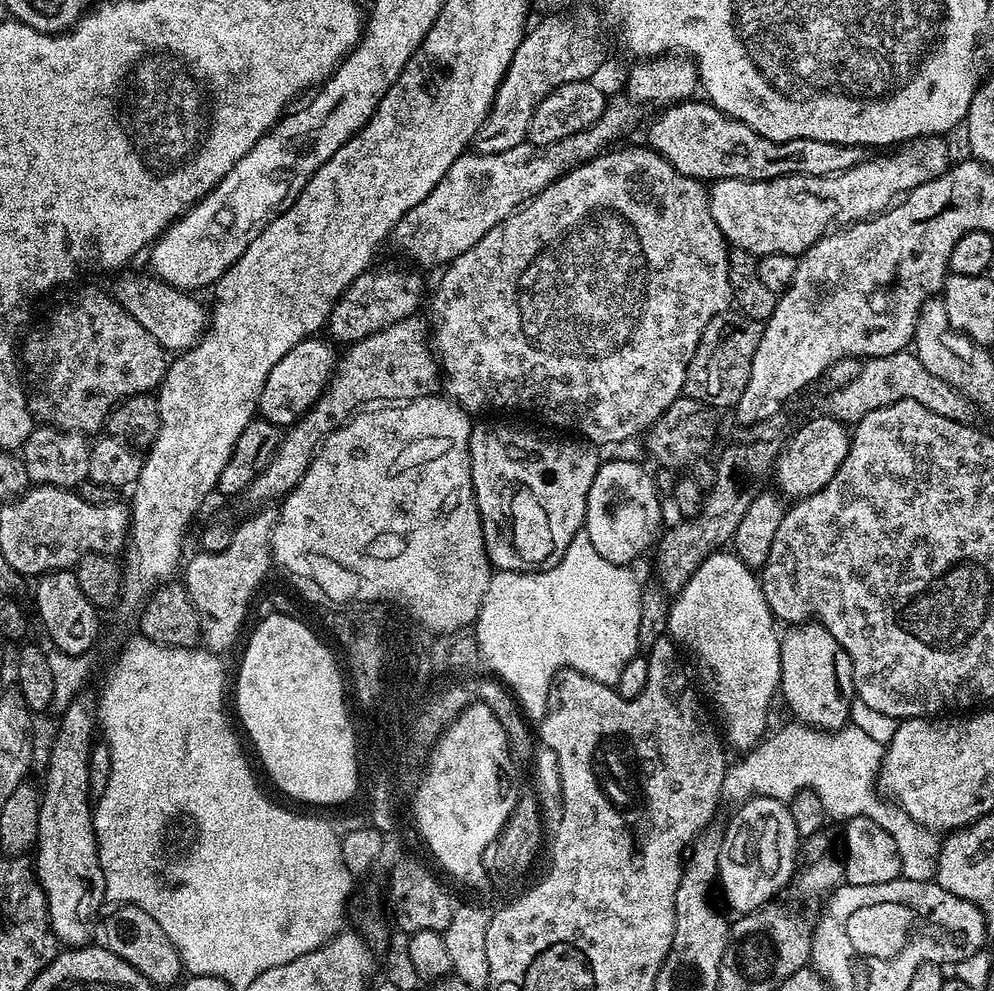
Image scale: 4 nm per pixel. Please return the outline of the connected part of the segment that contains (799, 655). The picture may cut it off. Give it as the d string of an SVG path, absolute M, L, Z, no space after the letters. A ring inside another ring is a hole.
M805 622L789 627L788 633L780 636L780 686L779 695L784 695L784 704L793 712L799 723L825 732L835 732L849 723L849 703L853 699L852 660L838 646L838 642L818 622Z

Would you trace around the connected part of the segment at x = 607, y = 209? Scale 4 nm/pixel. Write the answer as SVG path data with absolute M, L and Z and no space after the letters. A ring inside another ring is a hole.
M641 146L641 148L620 148L617 152L613 150L605 151L603 154L594 157L593 160L580 164L574 171L561 176L559 180L554 181L550 186L546 186L537 196L532 197L527 204L515 209L511 214L505 215L502 222L498 222L494 227L488 229L479 238L473 239L465 252L458 258L454 258L451 264L443 269L444 277L440 280L440 285L436 288L436 293L432 296L432 316L436 319L436 333L431 333L430 340L434 345L434 355L438 361L438 368L442 376L442 388L445 393L455 403L459 404L465 412L475 414L475 412L488 412L484 414L496 414L499 408L513 408L516 412L529 412L532 416L537 416L540 420L545 420L548 424L553 424L553 429L564 430L560 428L573 428L585 441L591 442L597 446L606 442L622 442L622 438L631 436L639 437L647 433L652 427L653 422L666 411L674 401L679 400L684 391L684 379L686 370L690 366L690 358L694 358L694 350L702 338L702 330L720 312L729 311L730 305L734 300L732 287L728 284L728 253L730 245L724 238L722 230L718 228L718 222L710 214L708 205L708 188L701 181L682 174L666 162L666 158L659 156L653 148Z

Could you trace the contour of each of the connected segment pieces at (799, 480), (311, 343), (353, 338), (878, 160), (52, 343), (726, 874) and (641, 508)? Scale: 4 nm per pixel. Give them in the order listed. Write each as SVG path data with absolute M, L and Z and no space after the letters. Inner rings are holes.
M819 415L813 420L806 421L789 438L788 445L779 449L774 465L774 484L776 480L775 487L785 497L803 498L822 490L826 482L830 482L830 478L838 474L838 466L842 466L842 458L846 458L850 439L849 429L832 416Z
M309 338L298 342L289 352L282 354L278 362L274 362L274 370L270 370L258 401L258 412L263 419L272 424L291 426L305 416L310 406L314 406L316 399L323 394L338 363L338 352L327 339L320 339Z
M386 268L378 272L372 270L364 273L356 278L336 301L328 316L327 335L331 341L342 342L341 345L344 346L356 343L369 334L384 329L386 325L413 315L418 310L416 308L421 292L422 280L412 272Z
M937 134L935 136L919 136L916 140L905 140L903 144L893 147L891 150L885 151L883 154L876 154L873 158L865 158L860 164L856 164L850 170L845 172L840 172L840 178L835 178L835 180L844 180L842 184L848 188L848 198L850 198L850 208L856 210L856 217L859 220L867 220L869 216L879 216L880 213L884 212L888 208L892 207L893 204L897 203L905 194L914 191L918 186L922 186L926 182L930 182L934 178L938 178L945 170L950 166L950 159L948 160L948 144L943 135Z
M80 288L77 292L70 293L57 306L56 313L45 322L44 329L41 332L31 332L27 333L26 339L22 344L22 372L26 377L28 409L30 409L33 417L41 425L50 428L63 428L66 432L79 432L81 434L89 434L88 432L96 431L96 433L99 433L107 425L108 415L116 409L116 405L121 404L121 402L131 396L143 396L155 393L159 389L160 383L164 380L165 372L168 371L169 361L167 359L164 360L166 350L157 342L154 334L146 334L146 330L142 330L142 326L138 326L138 322L134 322L132 315L122 305L116 303L109 293L107 296L106 293L99 292L96 288Z
M753 796L745 800L735 810L728 828L723 829L724 841L720 847L719 887L724 887L724 896L736 914L754 912L769 903L784 887L791 885L798 867L798 837L794 818L788 813L788 805L783 800L772 797Z
M606 460L590 486L583 531L587 532L594 550L615 564L631 565L644 551L657 543L660 526L660 496L650 473L640 462Z

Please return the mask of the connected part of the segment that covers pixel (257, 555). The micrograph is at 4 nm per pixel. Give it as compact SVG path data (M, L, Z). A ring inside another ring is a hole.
M264 506L253 511L249 520L240 520L236 525L234 542L226 546L226 550L221 552L201 552L195 553L196 557L188 564L188 573L182 576L183 583L188 585L188 593L194 602L194 606L200 611L200 635L203 647L209 652L224 654L227 648L232 648L236 644L236 639L240 636L240 627L244 624L244 619L248 616L248 603L252 600L252 595L256 592L256 587L260 584L260 579L268 572L268 567L273 567L272 559L272 527L276 524L278 515L277 509L272 506Z

